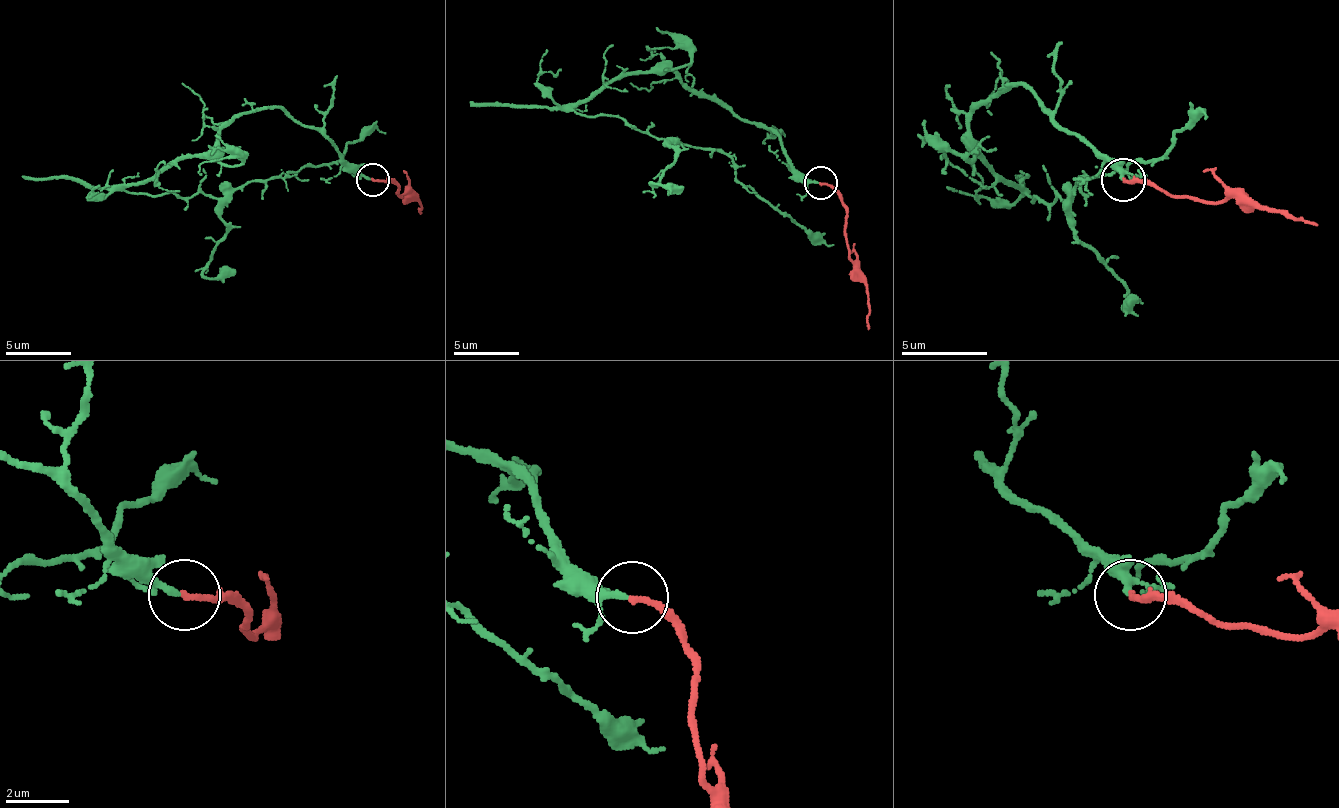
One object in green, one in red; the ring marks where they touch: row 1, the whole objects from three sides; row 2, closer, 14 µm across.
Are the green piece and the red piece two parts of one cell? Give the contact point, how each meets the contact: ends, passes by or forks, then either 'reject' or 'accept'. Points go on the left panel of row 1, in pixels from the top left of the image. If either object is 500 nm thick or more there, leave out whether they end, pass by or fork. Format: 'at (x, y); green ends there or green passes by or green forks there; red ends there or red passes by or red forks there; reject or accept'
at (373, 179); green passes by; red ends there; accept

